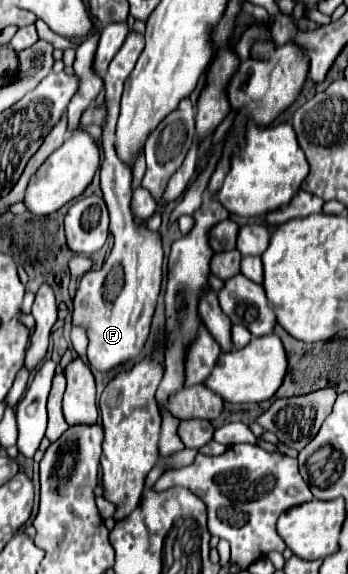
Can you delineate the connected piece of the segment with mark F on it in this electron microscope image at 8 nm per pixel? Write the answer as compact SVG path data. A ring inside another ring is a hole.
M131 31L123 43L123 47L117 51L117 55L113 57L113 61L109 63L109 71L105 75L105 101L107 101L107 111L109 111L109 119L107 125L103 129L103 139L101 139L101 147L103 147L103 161L101 161L101 191L103 191L103 199L109 207L109 217L111 217L111 233L115 237L115 247L111 251L109 257L121 257L121 267L123 267L123 285L121 289L115 293L113 301L105 299L103 293L103 283L107 279L107 275L111 273L109 267L101 267L99 271L91 271L87 275L83 275L79 289L75 293L75 309L73 309L73 325L87 325L89 327L89 349L87 349L87 359L89 365L97 371L109 371L129 359L133 359L135 355L139 355L139 351L145 345L145 339L149 335L149 327L151 327L151 315L155 309L155 301L161 289L161 265L163 265L163 247L161 247L161 237L159 233L151 233L149 229L145 229L145 225L137 225L133 221L133 213L131 213L131 169L121 163L121 159L115 153L113 147L113 137L115 137L115 123L117 123L117 115L119 115L119 101L121 101L121 93L123 93L123 83L129 77L129 73L133 71L135 63L137 63L137 55L141 55L141 47L145 45L145 37L137 31Z

